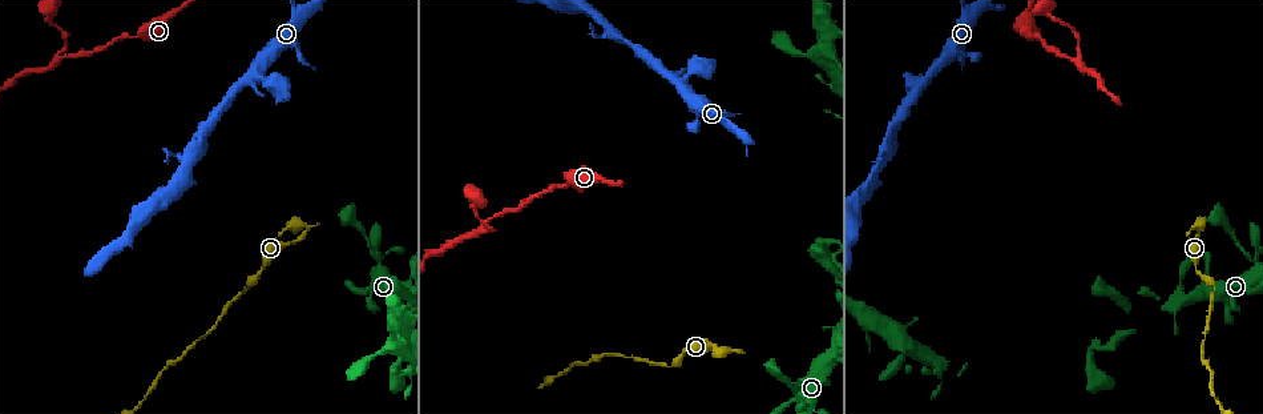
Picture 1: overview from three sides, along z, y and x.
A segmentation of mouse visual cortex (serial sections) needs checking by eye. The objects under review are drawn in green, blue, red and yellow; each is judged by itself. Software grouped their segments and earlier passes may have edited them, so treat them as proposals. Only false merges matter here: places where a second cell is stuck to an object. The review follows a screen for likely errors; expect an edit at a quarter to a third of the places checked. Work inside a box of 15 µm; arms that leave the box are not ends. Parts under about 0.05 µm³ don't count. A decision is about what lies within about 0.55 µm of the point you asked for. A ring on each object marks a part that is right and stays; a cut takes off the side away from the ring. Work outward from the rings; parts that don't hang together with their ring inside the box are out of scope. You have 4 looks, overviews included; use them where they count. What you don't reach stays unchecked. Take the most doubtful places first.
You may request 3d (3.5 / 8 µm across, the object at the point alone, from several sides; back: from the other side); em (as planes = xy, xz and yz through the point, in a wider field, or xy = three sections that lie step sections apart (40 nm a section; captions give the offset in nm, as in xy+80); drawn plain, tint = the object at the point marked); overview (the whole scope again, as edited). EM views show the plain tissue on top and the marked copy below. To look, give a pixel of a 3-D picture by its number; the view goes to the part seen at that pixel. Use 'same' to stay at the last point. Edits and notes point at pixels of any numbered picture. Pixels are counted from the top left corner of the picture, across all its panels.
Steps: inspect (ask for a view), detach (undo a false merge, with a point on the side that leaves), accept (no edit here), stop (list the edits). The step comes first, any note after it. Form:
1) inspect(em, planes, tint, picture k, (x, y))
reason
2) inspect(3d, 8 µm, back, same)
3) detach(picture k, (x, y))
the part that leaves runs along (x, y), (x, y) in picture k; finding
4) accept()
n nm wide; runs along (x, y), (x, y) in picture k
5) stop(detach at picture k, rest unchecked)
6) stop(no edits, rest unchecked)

inspect(3d, 8 µm, picture 1, (1195, 235))
touches itself

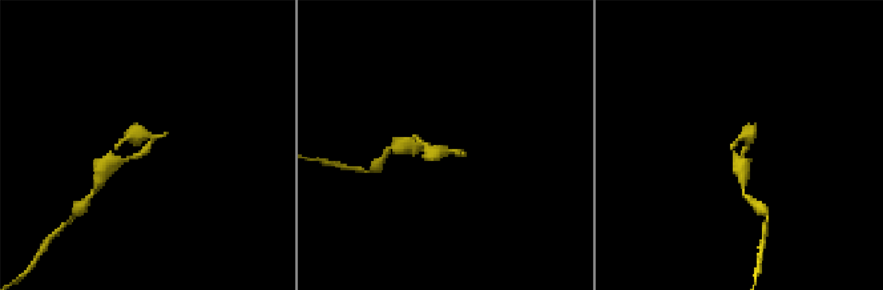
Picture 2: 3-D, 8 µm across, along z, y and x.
inspect(em, xy, step 5, tint, picture 2, (147, 149))
shape alone is not enough

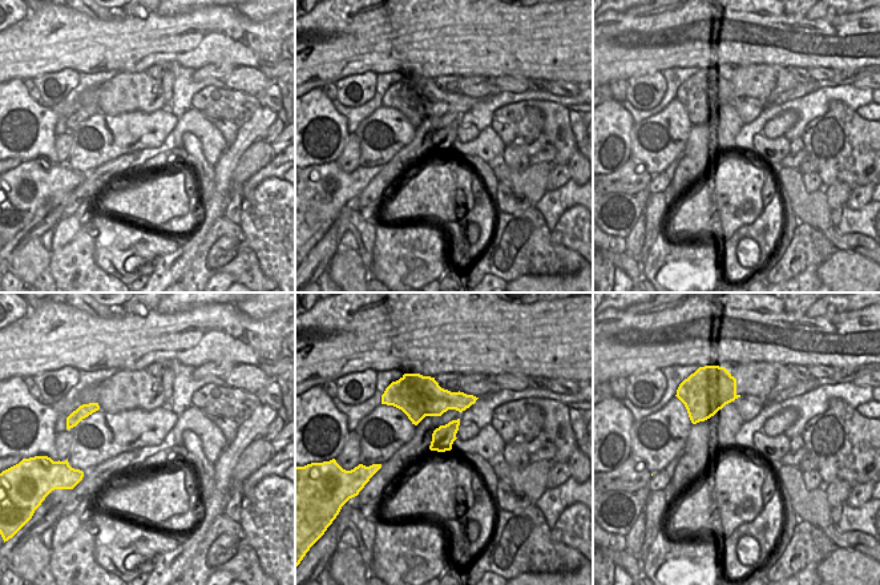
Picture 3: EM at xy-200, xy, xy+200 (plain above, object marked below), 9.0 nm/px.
detach(picture 2, (430, 150))
border along (460, 392), (460, 398), (467, 407) in picture 3; two cells meet here

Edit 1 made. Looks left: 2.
inspect(3d, 8 µm, back, picture 1, (377, 261))
abrupt turn

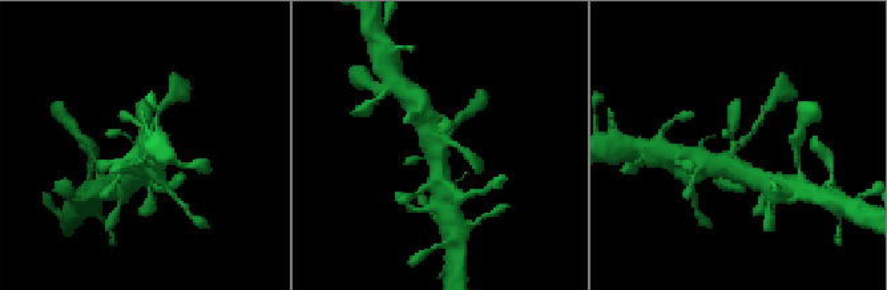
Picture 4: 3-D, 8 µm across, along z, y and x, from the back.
inspect(3d, 3.5 µm, picture 4, (739, 146))
zoom in

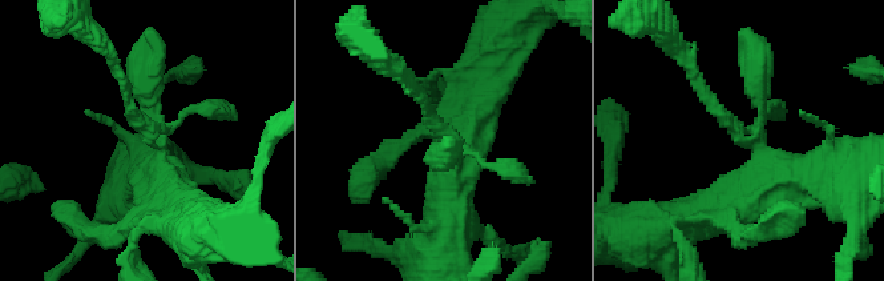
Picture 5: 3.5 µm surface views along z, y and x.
accept()
runs along (177, 200), (120, 77) in picture 5; continuous, no second cell

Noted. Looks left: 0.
stop(detach at picture 2, rest unchecked)

